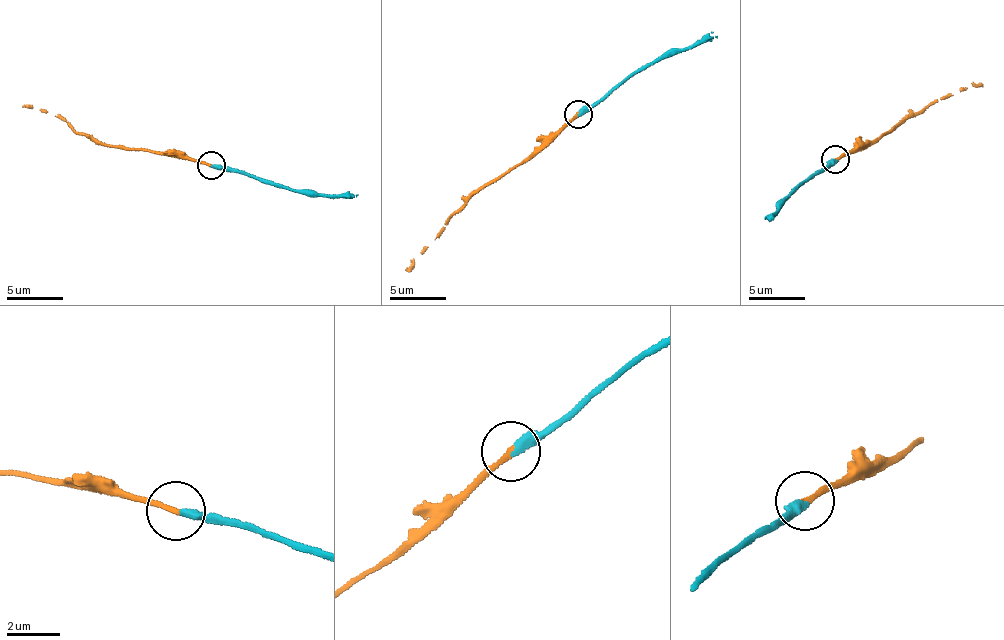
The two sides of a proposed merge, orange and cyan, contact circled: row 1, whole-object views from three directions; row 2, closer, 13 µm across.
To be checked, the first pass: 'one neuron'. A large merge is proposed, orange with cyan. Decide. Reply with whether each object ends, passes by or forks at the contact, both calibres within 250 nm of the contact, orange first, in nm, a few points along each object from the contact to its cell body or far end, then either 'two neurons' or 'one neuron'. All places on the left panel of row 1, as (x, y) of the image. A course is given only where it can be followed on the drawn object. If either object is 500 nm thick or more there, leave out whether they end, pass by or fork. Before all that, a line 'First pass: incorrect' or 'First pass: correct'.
First pass: correct
orange ends; cyan ends; calibres 190 and 360 nm; course orange (212, 164), (154, 152), (112, 147), (75, 132), (62, 118), (22, 105); course cyan (212, 164), (223, 165), (293, 188), (357, 196); one neuron

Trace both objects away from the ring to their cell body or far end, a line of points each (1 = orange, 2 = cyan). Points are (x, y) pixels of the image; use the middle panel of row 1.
1: (578, 114), (525, 159), (487, 182), (453, 216), (441, 235), (405, 270)
2: (578, 114), (590, 111), (654, 61), (716, 36)

